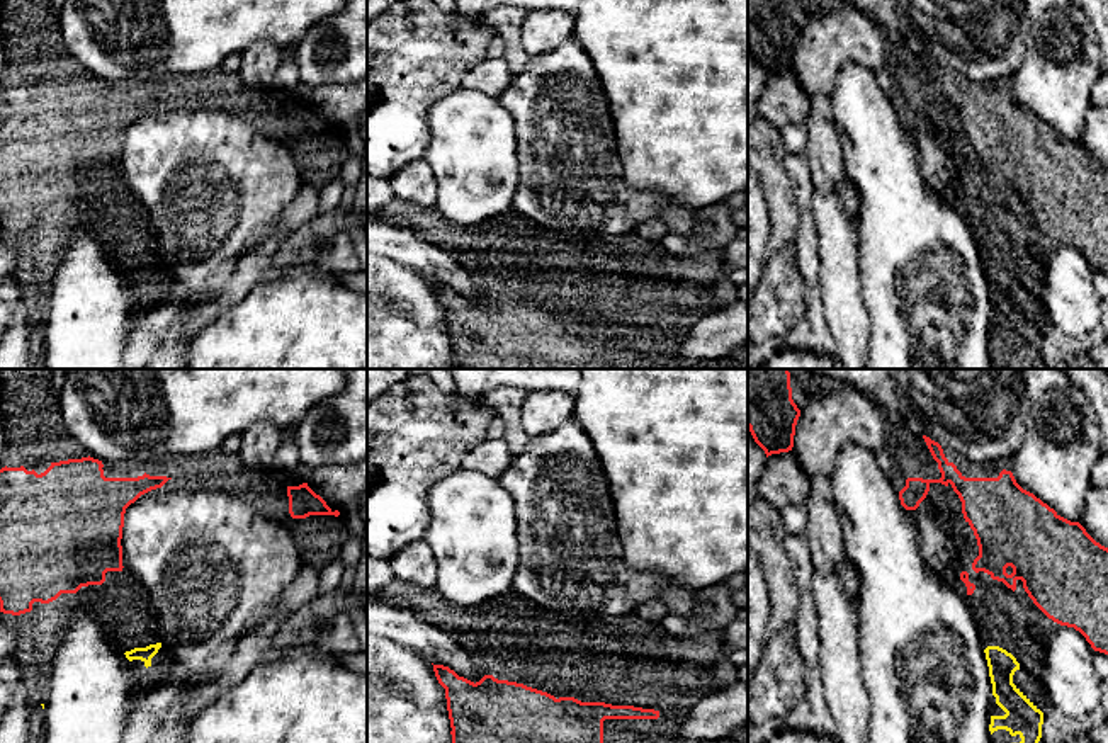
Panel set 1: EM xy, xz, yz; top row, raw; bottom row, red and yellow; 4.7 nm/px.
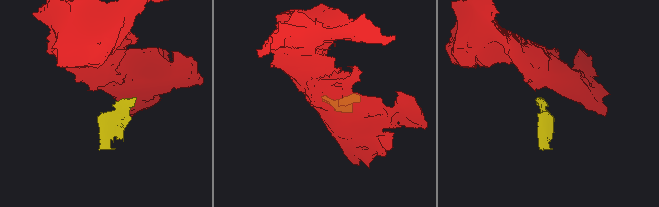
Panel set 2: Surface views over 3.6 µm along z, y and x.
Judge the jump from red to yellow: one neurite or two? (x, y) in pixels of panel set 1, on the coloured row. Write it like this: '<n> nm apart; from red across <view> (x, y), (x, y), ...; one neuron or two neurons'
240 nm apart; from red across yz (1047, 616), (1010, 653); one neuron

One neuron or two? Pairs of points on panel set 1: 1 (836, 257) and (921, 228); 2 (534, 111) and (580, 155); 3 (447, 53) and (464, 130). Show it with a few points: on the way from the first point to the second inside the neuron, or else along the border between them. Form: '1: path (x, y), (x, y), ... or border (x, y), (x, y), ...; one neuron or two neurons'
1: border (853, 223), (860, 289); two neurons
2: path (546, 121), (568, 143); one neuron
3: border (461, 85), (440, 97), (430, 107), (427, 118); two neurons

